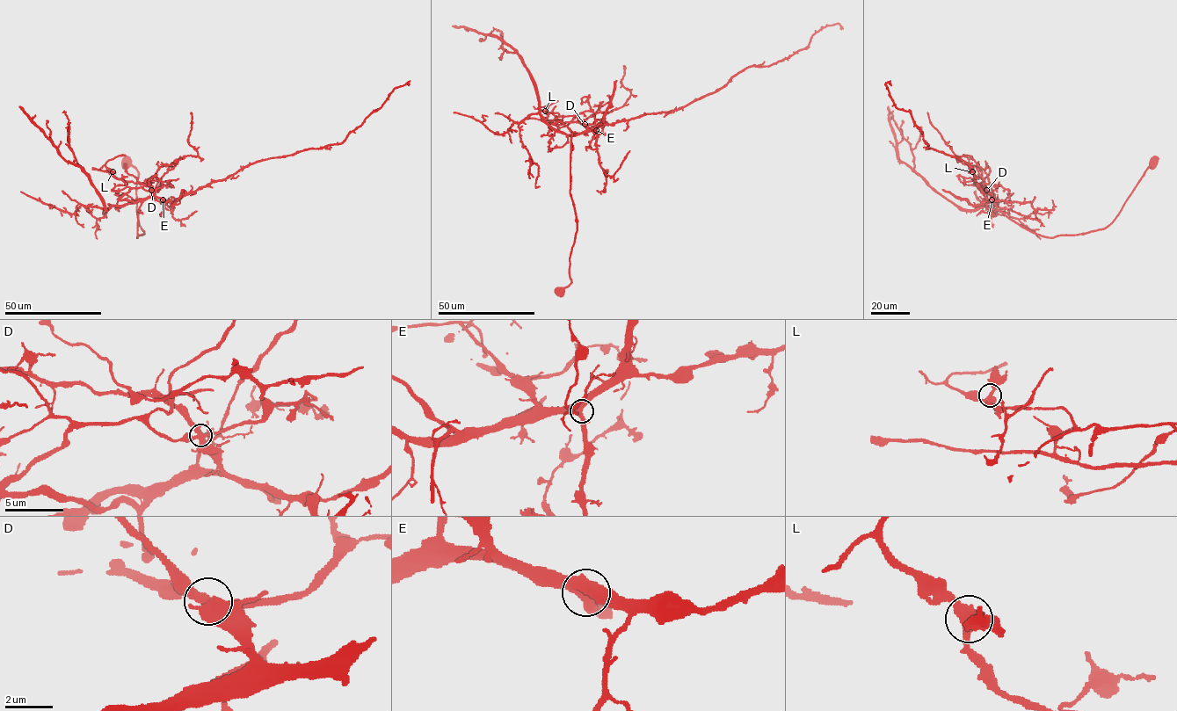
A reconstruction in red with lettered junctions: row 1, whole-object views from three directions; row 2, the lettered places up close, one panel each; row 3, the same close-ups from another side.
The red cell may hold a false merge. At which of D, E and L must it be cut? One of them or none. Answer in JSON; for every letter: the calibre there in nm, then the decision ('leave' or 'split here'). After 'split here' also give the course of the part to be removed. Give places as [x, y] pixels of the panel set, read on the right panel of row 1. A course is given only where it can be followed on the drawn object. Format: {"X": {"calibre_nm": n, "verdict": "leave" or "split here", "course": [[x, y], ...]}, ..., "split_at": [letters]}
{"D": {"calibre_nm": 380, "verdict": "leave"}, "E": {"calibre_nm": 380, "verdict": "leave"}, "L": {"calibre_nm": 420, "verdict": "leave"}, "split_at": []}

